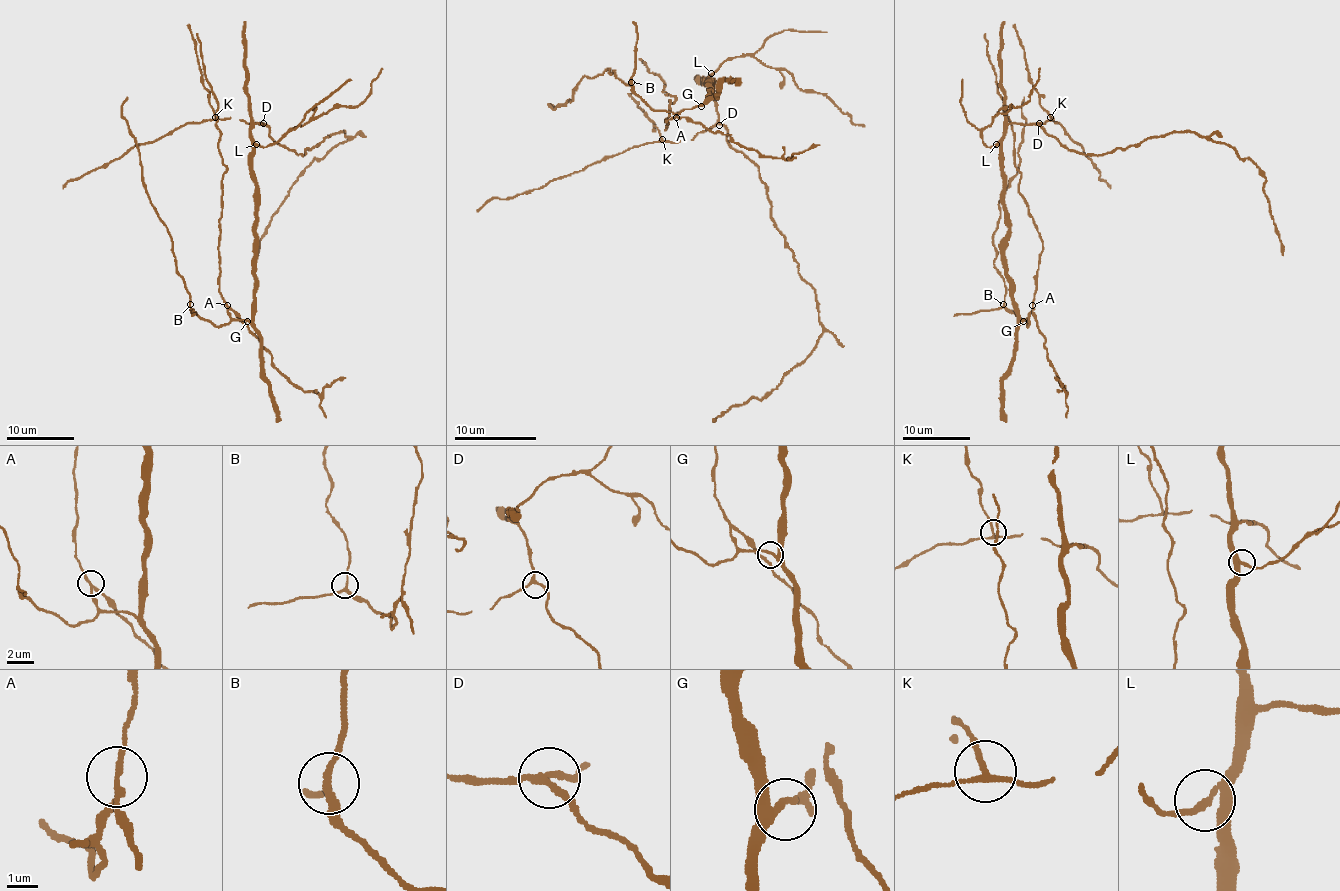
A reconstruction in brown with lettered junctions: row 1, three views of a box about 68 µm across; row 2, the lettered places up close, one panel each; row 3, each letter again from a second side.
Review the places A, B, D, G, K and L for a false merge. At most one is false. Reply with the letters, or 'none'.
A

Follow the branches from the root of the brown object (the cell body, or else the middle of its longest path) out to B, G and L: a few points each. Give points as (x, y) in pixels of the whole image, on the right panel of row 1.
B: (1003, 178), (1003, 210), (1008, 228), (1005, 271), (1010, 281), (1013, 309), (1028, 325), (1003, 304)
G: (1003, 178), (1003, 210), (1008, 228), (1005, 271), (1010, 281), (1013, 309), (1023, 321)
L: (1003, 178), (1001, 149), (996, 144)

